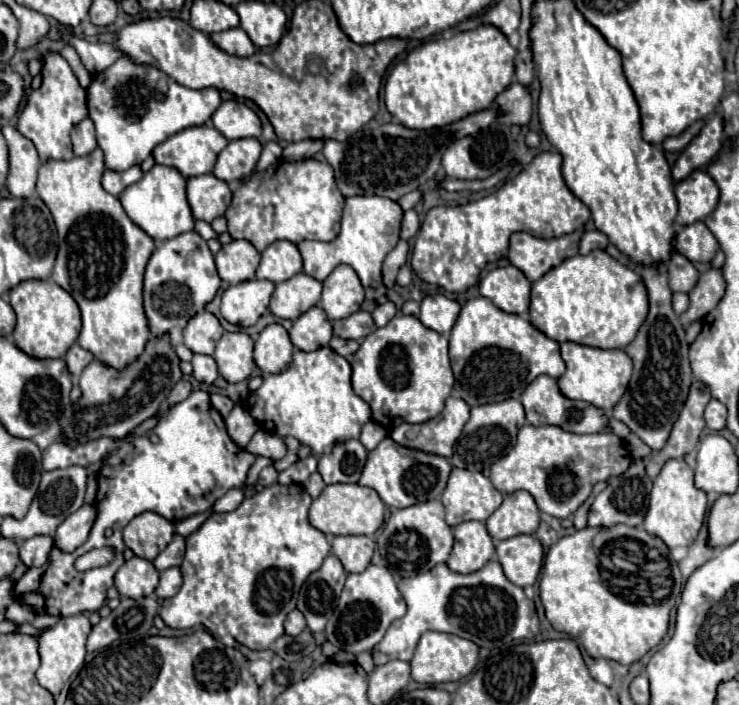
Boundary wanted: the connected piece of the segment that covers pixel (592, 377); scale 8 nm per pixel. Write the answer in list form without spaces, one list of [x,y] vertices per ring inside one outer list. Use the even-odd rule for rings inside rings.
[[[574,342],[560,344],[562,360],[566,362],[566,372],[558,378],[560,392],[570,400],[584,400],[596,408],[612,410],[616,402],[622,398],[630,376],[632,376],[632,360],[624,350],[600,350]]]

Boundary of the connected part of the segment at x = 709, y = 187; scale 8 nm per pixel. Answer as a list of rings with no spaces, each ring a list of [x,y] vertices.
[[[694,170],[688,178],[676,182],[676,200],[678,200],[678,218],[680,226],[704,220],[718,204],[718,186],[704,172]]]

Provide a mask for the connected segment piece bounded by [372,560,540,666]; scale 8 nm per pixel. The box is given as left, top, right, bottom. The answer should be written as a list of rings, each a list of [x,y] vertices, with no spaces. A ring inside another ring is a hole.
[[[498,560],[488,562],[482,570],[472,574],[458,574],[452,572],[446,564],[440,564],[426,574],[400,580],[398,590],[406,600],[408,612],[394,620],[382,642],[372,648],[376,666],[382,666],[390,660],[408,662],[420,636],[428,630],[456,634],[476,642],[480,648],[498,648],[502,644],[512,644],[514,640],[530,640],[540,631],[534,602],[524,596],[522,588],[504,576]],[[490,592],[494,592],[494,604],[490,600]]]

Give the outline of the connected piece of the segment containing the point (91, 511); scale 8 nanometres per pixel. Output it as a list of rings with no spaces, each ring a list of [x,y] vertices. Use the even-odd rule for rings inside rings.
[[[84,504],[80,510],[70,514],[56,530],[54,534],[54,544],[64,550],[72,552],[78,546],[82,546],[94,526],[96,520],[96,506],[94,504]]]

